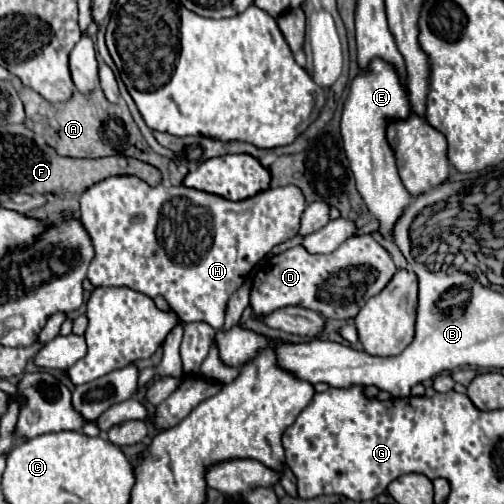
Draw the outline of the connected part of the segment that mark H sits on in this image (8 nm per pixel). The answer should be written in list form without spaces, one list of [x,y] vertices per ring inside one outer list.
[[[130,175],[108,177],[86,189],[80,197],[82,225],[94,245],[88,279],[94,287],[128,287],[150,299],[162,295],[184,323],[206,321],[218,331],[224,325],[224,311],[230,295],[274,245],[298,233],[304,209],[306,201],[296,185],[266,189],[244,201],[228,201],[220,195],[184,185],[166,187],[160,183],[150,187],[146,181]]]

